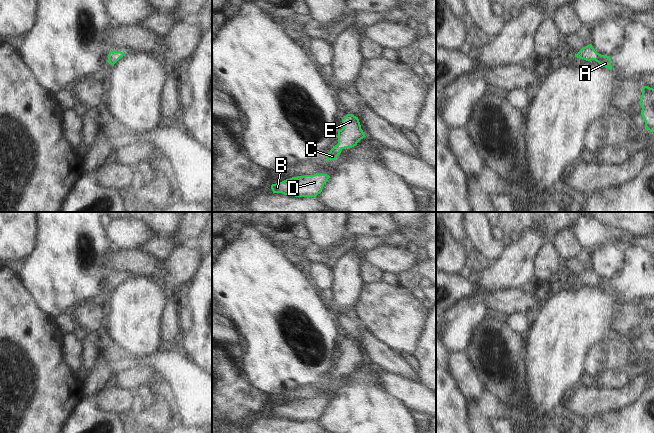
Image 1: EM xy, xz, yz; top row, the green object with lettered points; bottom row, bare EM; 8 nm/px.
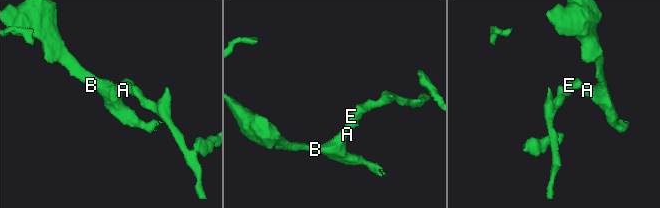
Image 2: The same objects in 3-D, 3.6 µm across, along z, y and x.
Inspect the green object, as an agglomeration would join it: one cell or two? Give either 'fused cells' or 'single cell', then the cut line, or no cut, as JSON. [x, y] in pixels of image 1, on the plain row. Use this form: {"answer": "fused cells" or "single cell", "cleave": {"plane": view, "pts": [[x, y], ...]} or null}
{"answer": "single cell", "cleave": null}

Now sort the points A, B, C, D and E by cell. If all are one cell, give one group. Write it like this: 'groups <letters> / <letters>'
groups A B C D E

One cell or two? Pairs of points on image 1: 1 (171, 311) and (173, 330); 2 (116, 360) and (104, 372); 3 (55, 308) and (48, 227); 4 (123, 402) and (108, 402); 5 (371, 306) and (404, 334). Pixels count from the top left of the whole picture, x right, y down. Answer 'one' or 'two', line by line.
1: one
2: two
3: one
4: one
5: one

